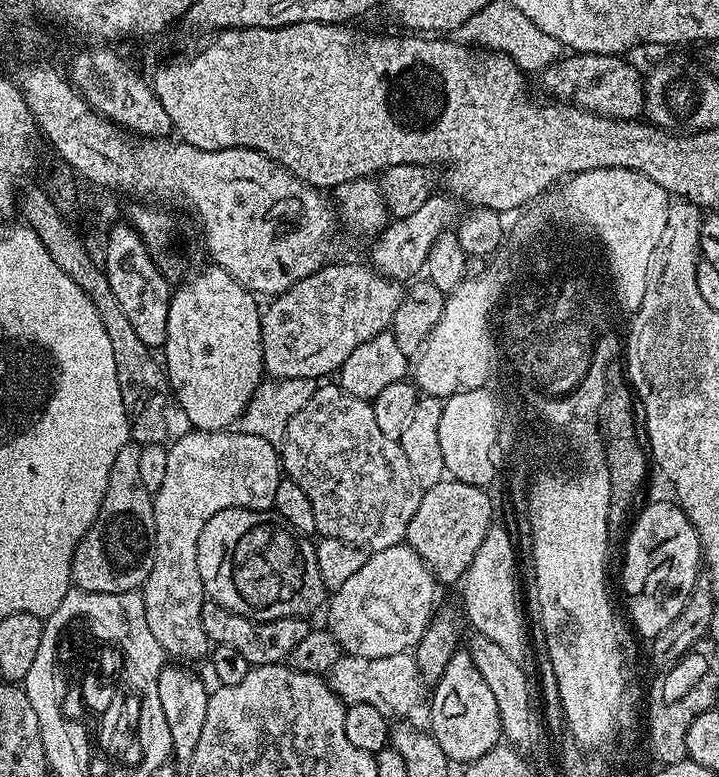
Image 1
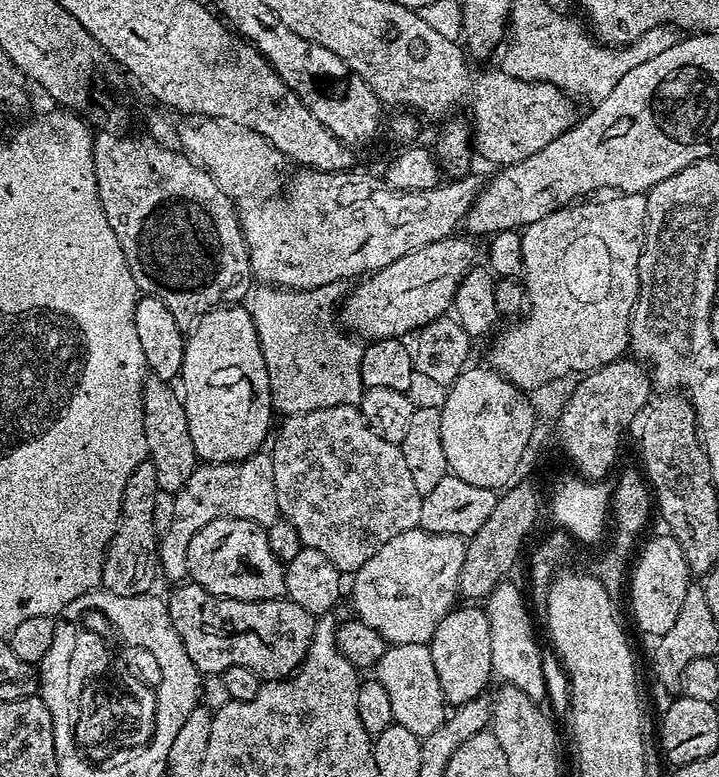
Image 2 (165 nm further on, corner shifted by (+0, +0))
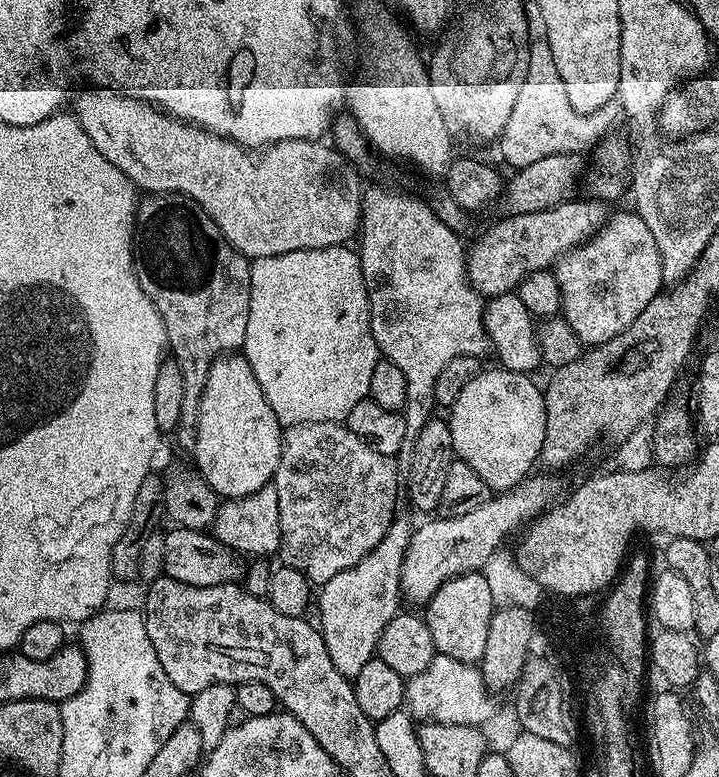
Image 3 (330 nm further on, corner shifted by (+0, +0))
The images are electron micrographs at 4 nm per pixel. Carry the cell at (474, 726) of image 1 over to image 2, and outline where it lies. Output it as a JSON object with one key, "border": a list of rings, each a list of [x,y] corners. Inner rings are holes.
{"border":[[[457,606],[452,611],[447,612],[442,622],[438,623],[438,628],[430,641],[432,657],[434,658],[434,670],[438,670],[438,682],[444,691],[445,701],[449,705],[459,706],[472,700],[475,696],[481,695],[488,684],[488,679],[493,679],[494,673],[490,662],[490,622],[487,611],[480,606]]]}

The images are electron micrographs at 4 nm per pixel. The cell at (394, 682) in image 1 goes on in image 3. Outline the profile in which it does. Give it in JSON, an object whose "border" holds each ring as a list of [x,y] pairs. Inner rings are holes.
{"border":[[[437,655],[422,674],[407,677],[404,704],[413,720],[454,726],[484,726],[492,716],[493,693],[486,686],[479,667],[458,658]]]}

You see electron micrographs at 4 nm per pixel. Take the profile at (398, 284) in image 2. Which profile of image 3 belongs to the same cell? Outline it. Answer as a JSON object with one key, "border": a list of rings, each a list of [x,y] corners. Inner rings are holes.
{"border":[[[569,198],[562,204],[556,204],[546,210],[538,210],[530,214],[516,216],[505,215],[489,232],[475,237],[476,245],[469,247],[466,252],[468,261],[468,281],[476,287],[477,292],[485,298],[501,296],[507,292],[516,292],[520,283],[528,275],[544,269],[551,269],[557,260],[562,259],[571,248],[579,248],[606,223],[610,215],[609,205],[595,198],[576,200]]]}

